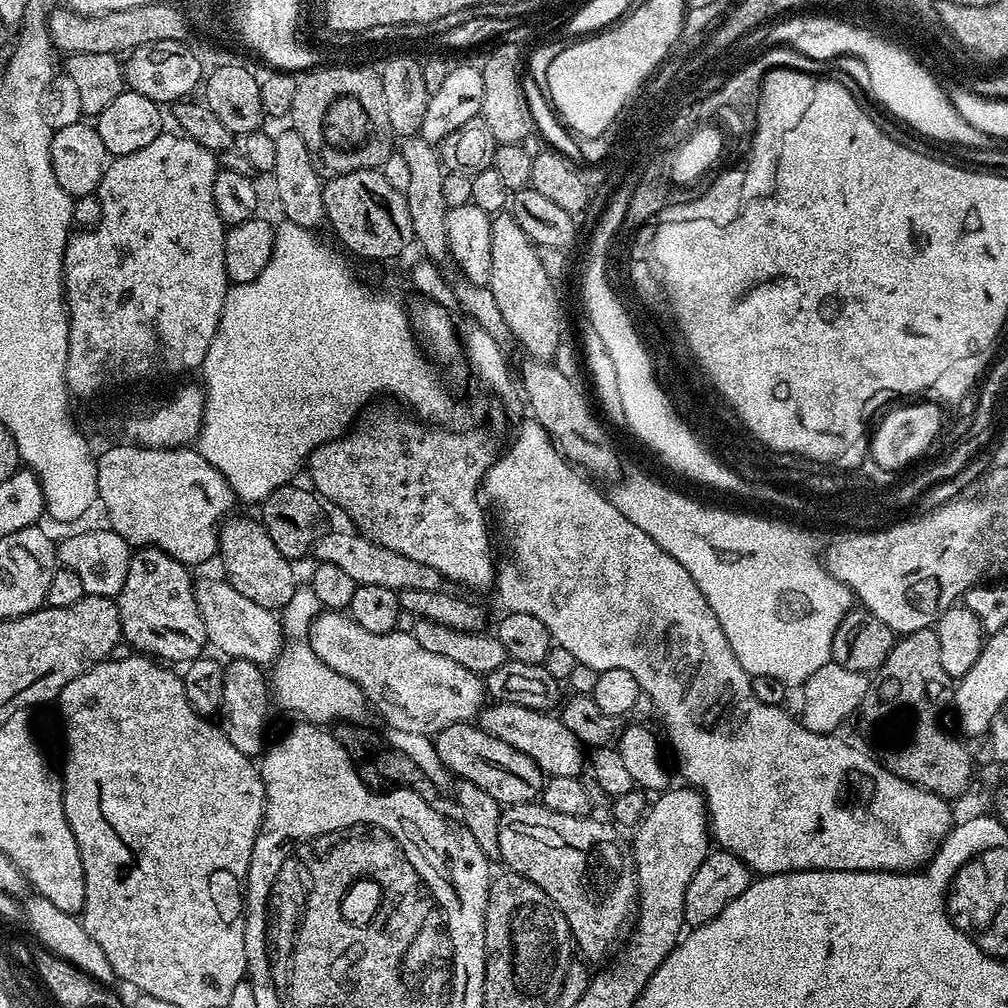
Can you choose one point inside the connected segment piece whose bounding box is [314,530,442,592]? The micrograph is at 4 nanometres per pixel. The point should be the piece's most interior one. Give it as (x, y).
(368, 563)

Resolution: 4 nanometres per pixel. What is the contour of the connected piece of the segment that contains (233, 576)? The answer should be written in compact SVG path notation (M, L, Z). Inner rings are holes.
M244 516L232 519L225 519L220 526L218 549L218 560L224 563L223 575L228 584L234 586L238 594L250 598L250 602L258 602L258 606L283 609L298 587L298 581L292 577L293 565L278 552L278 547L274 546L259 519L247 520Z

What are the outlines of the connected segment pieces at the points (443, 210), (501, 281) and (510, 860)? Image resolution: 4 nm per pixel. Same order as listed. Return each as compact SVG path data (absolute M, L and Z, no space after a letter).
M419 136L407 137L400 146L400 151L409 164L409 185L405 192L410 211L412 235L415 243L422 246L421 253L435 261L442 262L448 255L448 239L446 238L446 218L448 207L443 201L442 178L445 174L443 161L435 145L425 142Z
M510 214L492 216L490 262L487 286L492 289L506 325L516 336L517 345L525 348L531 359L551 361L552 355L560 348L560 331L564 328L564 312L560 309L557 285L542 267L540 248L532 243L526 230L522 230Z
M529 802L505 807L501 811L498 826L499 859L505 860L511 871L517 872L519 876L525 876L527 880L546 890L546 894L555 902L558 910L562 910L579 955L581 952L585 956L581 957L588 962L604 959L607 961L613 955L612 947L616 943L621 943L620 935L623 934L624 927L625 932L629 927L638 904L636 869L625 845L624 848L620 845L620 836L615 832L617 829L607 819L592 819L591 815L558 814L544 807L543 803Z

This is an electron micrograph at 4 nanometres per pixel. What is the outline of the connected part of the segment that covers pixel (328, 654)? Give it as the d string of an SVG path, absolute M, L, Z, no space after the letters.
M324 610L313 617L306 639L314 654L326 666L352 679L363 690L369 705L384 715L389 729L419 732L432 738L451 724L475 721L485 707L485 677L466 670L466 666L458 666L458 662L450 662L450 658L442 658L442 654L434 654L431 650L418 646L411 631L397 630L386 634L370 634L370 630L362 630L362 626L358 626L358 622L354 622L352 617L343 611Z

